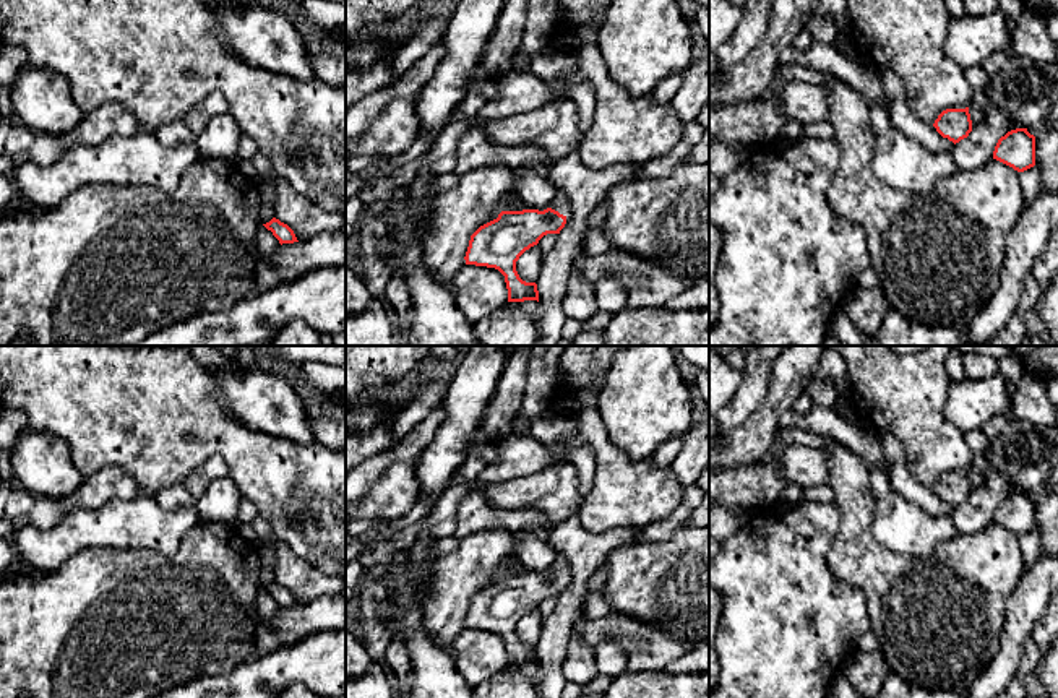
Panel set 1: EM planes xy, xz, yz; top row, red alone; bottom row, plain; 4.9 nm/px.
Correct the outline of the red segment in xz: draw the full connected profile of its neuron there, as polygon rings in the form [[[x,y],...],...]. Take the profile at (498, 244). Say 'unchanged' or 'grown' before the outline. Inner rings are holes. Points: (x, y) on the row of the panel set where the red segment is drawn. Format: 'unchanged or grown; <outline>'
grown; [[[560,188],[553,206],[544,211],[501,211],[497,219],[480,226],[471,235],[466,265],[498,269],[505,276],[508,302],[539,302],[537,284],[519,278],[516,261],[544,235],[560,234],[570,214],[571,206]]]

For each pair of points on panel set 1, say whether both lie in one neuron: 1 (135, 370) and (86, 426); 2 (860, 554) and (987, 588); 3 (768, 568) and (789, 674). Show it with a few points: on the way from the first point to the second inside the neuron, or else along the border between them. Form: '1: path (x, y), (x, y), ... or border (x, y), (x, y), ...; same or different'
1: path (129, 383), (99, 413); same
2: path (891, 581), (898, 588), (956, 588); same
3: path (779, 594), (786, 616), (786, 648); same

